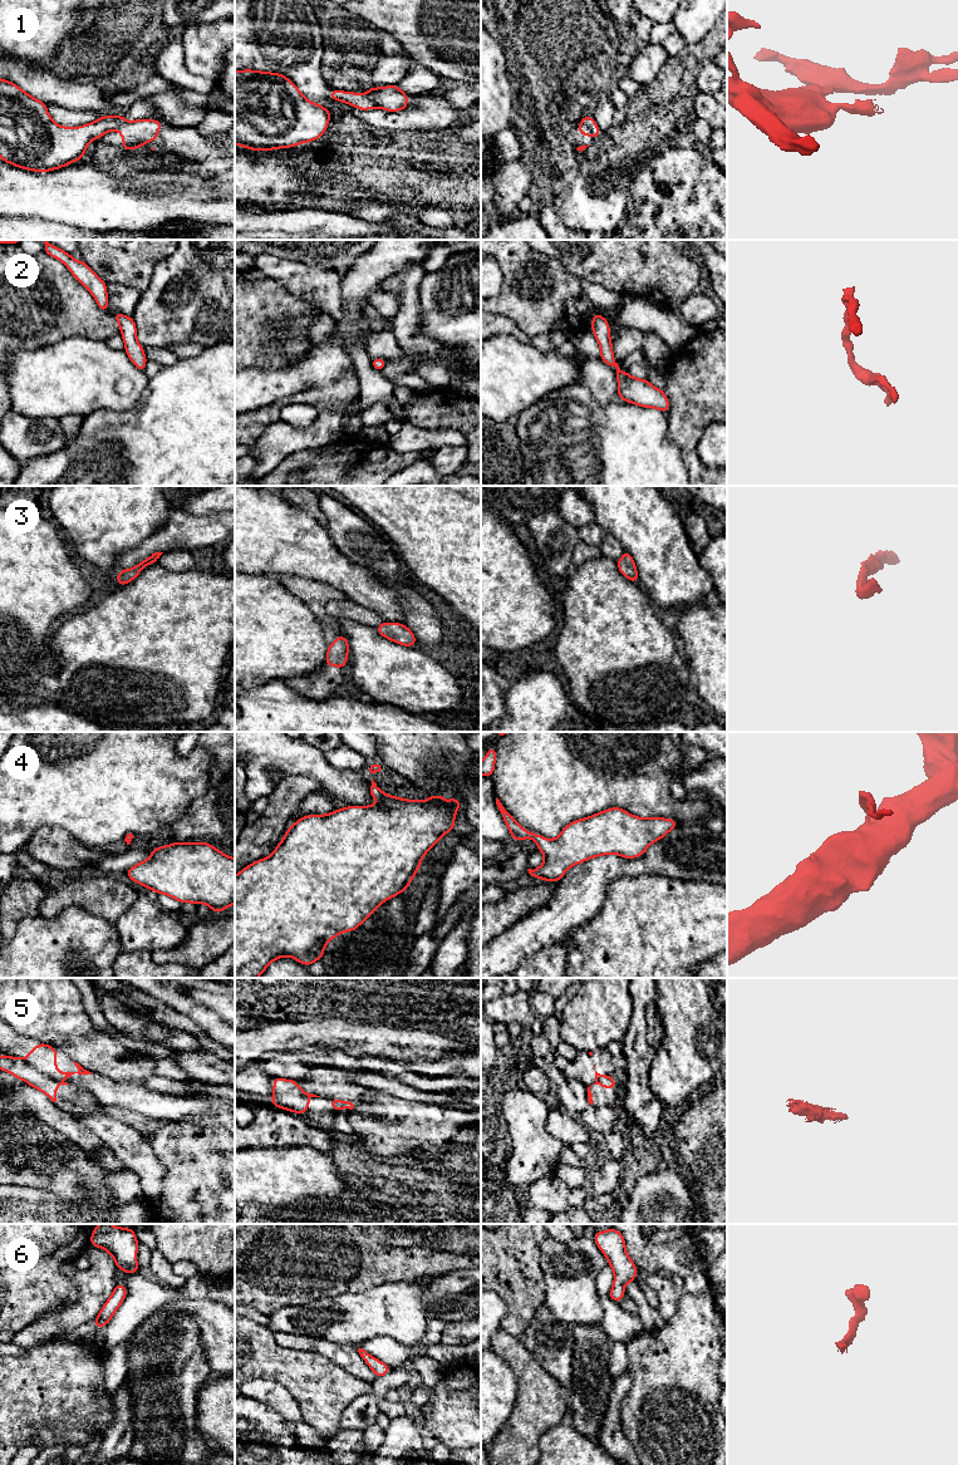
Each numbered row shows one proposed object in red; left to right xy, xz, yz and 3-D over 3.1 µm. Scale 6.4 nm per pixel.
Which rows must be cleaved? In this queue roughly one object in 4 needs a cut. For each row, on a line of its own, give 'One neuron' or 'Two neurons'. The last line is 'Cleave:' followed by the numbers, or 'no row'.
1: Two neurons
2: One neuron
3: One neuron
4: One neuron
5: Two neurons
6: One neuron
Cleave: 1, 5

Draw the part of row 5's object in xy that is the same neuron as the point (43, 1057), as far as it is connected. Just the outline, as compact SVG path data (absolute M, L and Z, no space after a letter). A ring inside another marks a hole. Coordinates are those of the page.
M39 1042L38 1047L29 1051L28 1057L24 1060L28 1065L33 1066L39 1072L62 1082L67 1077L72 1077L74 1073L90 1075L92 1072L84 1070L79 1063L74 1062L77 1072L58 1072L57 1071L57 1048Z

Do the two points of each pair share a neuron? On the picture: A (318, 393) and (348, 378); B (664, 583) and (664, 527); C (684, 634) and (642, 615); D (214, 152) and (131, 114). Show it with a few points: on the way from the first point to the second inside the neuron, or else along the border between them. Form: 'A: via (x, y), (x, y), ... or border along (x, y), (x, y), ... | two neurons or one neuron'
A: via (325, 393), (333, 393), (340, 386) | one neuron
B: via (664, 569), (662, 541) | one neuron
C: border along (673, 633), (686, 660) | two neurons
D: border along (160, 119), (126, 121) | two neurons

